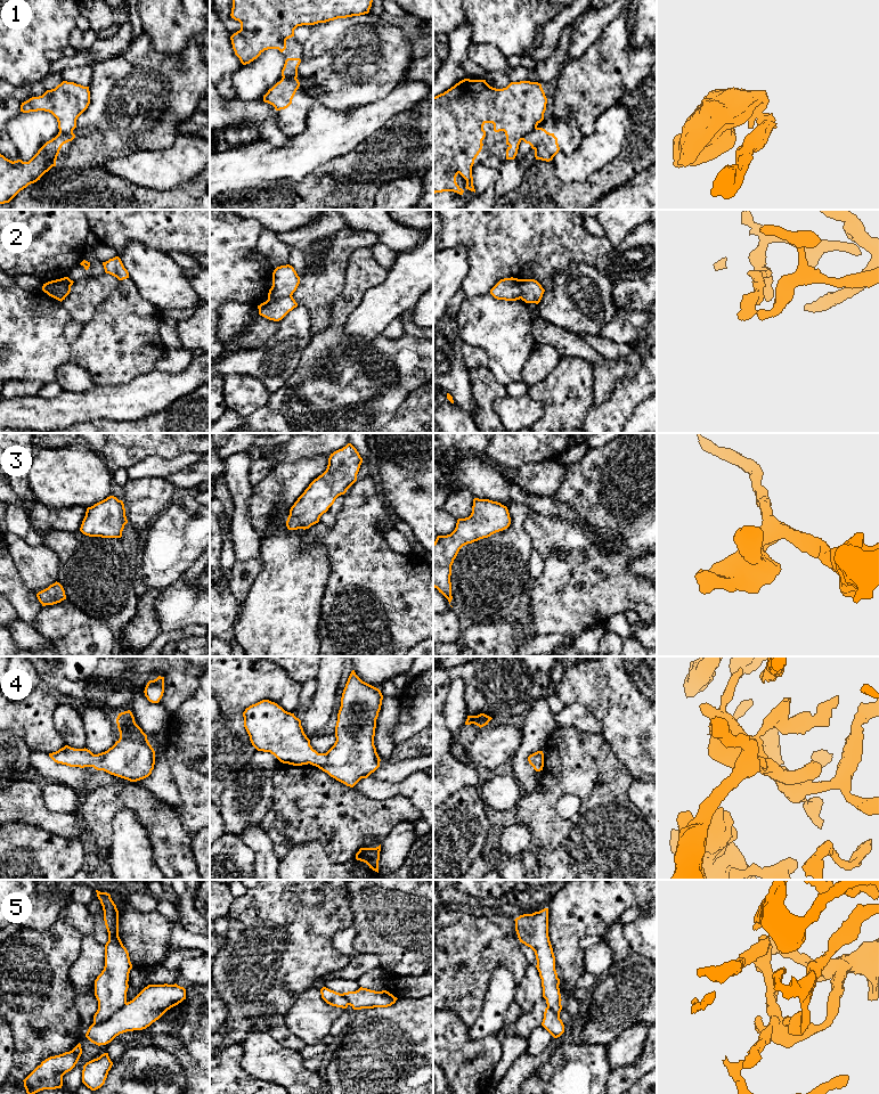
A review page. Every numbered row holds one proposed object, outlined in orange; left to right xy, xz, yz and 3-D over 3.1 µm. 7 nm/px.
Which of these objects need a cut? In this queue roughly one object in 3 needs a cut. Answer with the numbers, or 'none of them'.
1, 2

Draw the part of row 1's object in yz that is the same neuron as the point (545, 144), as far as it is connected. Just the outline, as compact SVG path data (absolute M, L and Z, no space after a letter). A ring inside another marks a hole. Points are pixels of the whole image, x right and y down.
M536 126L524 136L523 141L535 150L536 160L550 162L560 150L557 138L543 128Z

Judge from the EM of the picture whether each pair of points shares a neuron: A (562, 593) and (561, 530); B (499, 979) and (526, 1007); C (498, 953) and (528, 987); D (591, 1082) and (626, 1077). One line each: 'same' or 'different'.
A: same
B: different
C: different
D: different

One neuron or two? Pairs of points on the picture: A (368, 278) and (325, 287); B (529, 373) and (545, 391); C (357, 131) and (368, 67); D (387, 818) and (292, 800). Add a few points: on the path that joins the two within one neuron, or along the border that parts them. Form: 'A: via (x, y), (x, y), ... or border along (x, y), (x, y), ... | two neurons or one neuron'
A: border along (351, 256), (346, 270), (343, 288), (332, 307) | two neurons
B: border along (556, 364), (543, 378), (530, 388) | two neurons
C: border along (387, 96), (367, 104), (335, 111) | two neurons
D: via (363, 817), (339, 817), (316, 807) | one neuron

